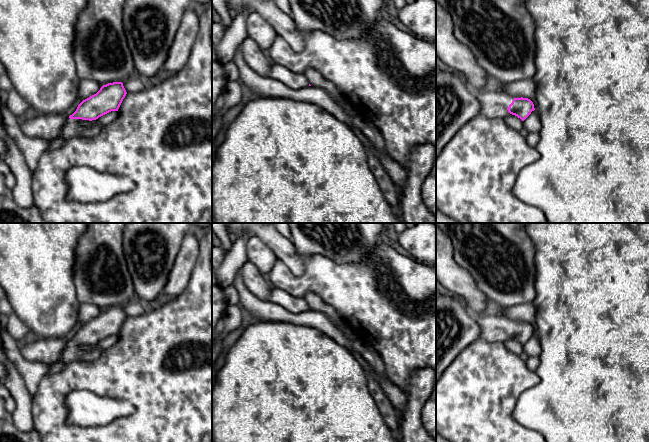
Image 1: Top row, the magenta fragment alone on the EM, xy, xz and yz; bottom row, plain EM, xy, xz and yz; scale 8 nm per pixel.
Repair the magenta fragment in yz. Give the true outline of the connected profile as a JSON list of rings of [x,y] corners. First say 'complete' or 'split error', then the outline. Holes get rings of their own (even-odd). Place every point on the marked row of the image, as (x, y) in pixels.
split error; [[[495,87],[476,92],[476,97],[480,103],[479,115],[488,118],[505,118],[512,114],[524,121],[535,110],[530,99],[516,98]]]

